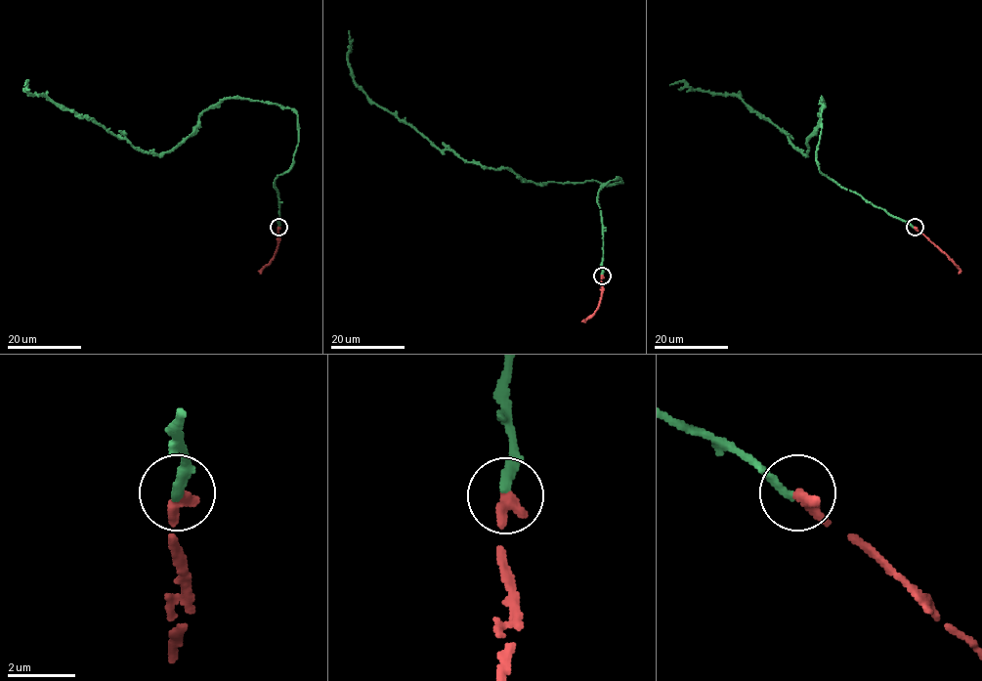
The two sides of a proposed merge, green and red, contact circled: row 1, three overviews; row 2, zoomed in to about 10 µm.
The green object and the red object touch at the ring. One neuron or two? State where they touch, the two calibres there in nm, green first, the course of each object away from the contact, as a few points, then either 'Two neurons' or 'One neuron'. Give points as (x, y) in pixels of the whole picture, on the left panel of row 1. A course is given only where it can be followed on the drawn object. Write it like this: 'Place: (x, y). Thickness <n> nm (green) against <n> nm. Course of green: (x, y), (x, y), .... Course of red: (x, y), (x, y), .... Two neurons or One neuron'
Place: (278, 227). Thickness 280 nm (green) against 400 nm. Course of green: (278, 228), (274, 181), (292, 163), (298, 144), (298, 115), (288, 107), (226, 97), (158, 154), (24, 85). Course of red: (278, 228), (276, 253), (260, 274). One neuron

